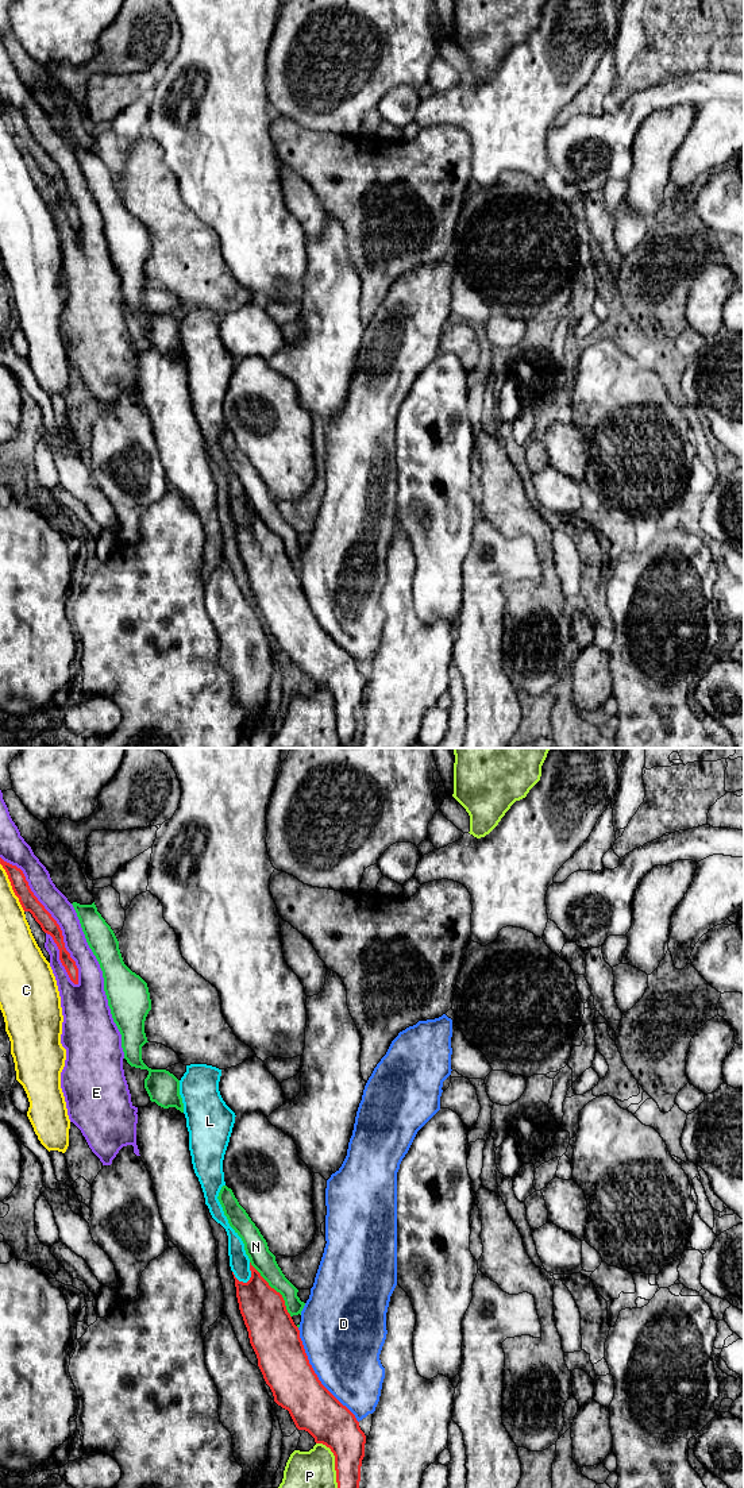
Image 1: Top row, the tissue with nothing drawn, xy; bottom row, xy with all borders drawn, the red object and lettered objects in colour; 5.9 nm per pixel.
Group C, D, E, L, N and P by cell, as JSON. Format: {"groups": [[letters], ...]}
{"groups": [["C", "E"], ["D"], ["L"], ["N"], ["P"]]}

